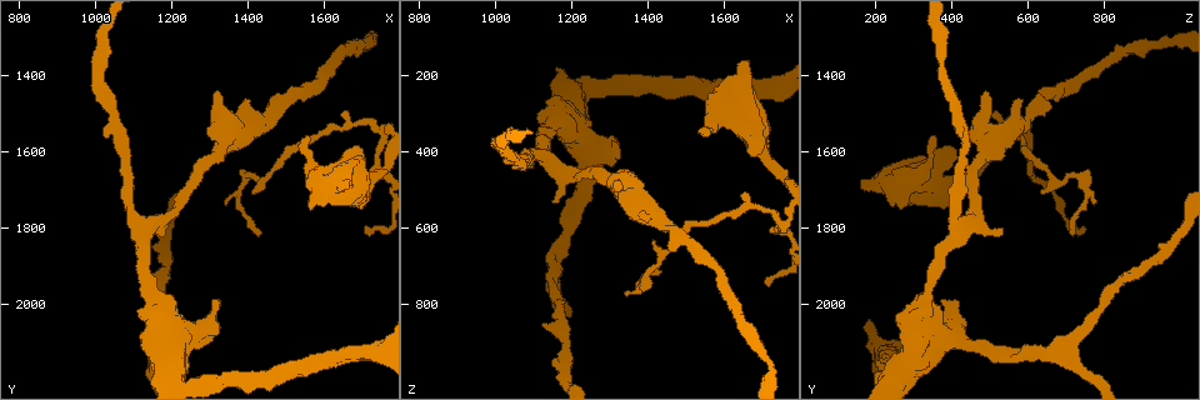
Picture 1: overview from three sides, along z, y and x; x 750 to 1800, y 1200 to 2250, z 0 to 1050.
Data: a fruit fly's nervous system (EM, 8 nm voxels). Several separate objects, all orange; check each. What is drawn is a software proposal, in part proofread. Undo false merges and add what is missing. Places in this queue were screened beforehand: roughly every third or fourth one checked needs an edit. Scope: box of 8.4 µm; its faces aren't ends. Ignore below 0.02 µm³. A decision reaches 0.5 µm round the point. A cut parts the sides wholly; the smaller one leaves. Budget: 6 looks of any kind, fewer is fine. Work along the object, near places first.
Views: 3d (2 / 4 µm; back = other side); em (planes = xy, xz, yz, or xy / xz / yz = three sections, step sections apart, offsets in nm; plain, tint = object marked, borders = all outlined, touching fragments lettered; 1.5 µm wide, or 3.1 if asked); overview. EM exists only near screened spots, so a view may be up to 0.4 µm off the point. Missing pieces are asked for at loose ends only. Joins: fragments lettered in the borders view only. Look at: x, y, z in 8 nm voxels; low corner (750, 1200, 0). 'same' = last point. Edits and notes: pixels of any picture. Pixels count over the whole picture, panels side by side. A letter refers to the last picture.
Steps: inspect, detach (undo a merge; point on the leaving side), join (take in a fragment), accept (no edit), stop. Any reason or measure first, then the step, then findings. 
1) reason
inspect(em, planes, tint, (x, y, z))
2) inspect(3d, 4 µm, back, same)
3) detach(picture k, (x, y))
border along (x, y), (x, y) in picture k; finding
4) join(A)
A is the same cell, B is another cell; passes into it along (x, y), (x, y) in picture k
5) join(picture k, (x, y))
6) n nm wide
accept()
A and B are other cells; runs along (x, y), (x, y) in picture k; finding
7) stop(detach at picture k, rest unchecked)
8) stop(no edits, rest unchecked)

inspect(em, xz, step 8, tint, (1720, 1315, 960))

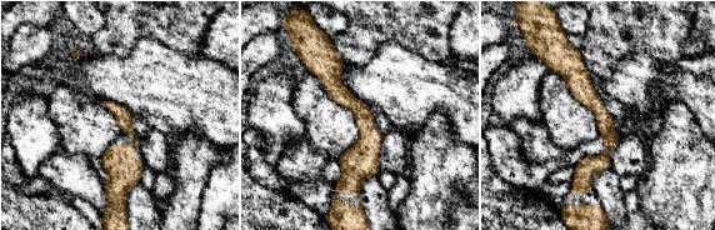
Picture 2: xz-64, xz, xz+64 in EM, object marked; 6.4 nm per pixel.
inspect(em, planes, borders, same)

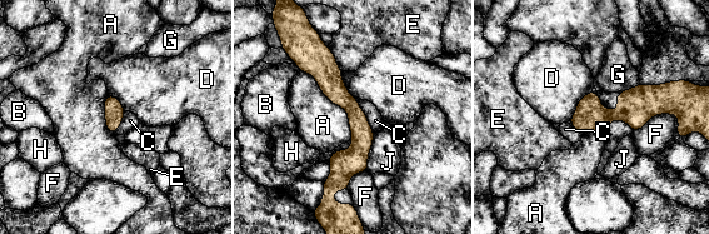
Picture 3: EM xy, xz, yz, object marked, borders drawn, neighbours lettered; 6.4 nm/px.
accept()
A, B, C, D, E, F, G, H and J are other cells; border along (300, 70), (346, 111), (351, 139) in picture 3; one neuron here

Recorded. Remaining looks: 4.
thin end
inspect(em, planes, plain, (1440, 1820, 715))

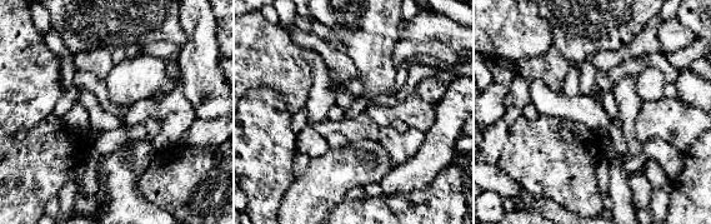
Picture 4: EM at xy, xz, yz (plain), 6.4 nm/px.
what lies round it
inspect(em, planes, borders, same)

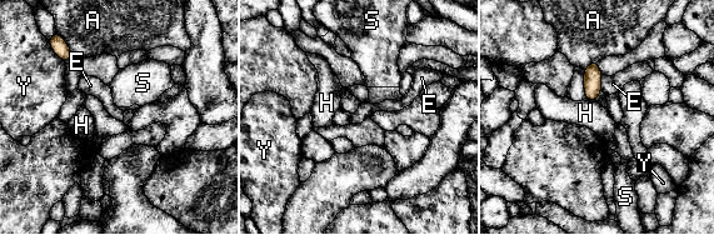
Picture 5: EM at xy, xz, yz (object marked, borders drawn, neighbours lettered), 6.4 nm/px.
accept()
A, E, H, S and Y are other cells; no lettered fragment goes on from it

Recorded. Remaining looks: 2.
branch stops here
inspect(em, planes, borders, (1565, 1555, 355))

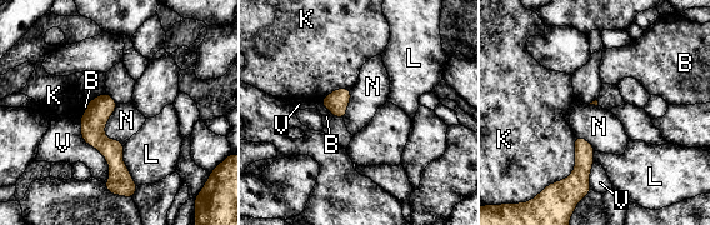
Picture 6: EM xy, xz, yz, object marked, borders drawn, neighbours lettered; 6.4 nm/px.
accept()
B, K, L, N and V are other cells; border along (320, 103), (333, 116) in picture 6; none of them fits

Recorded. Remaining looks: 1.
stop(no edits, rest unchecked)

